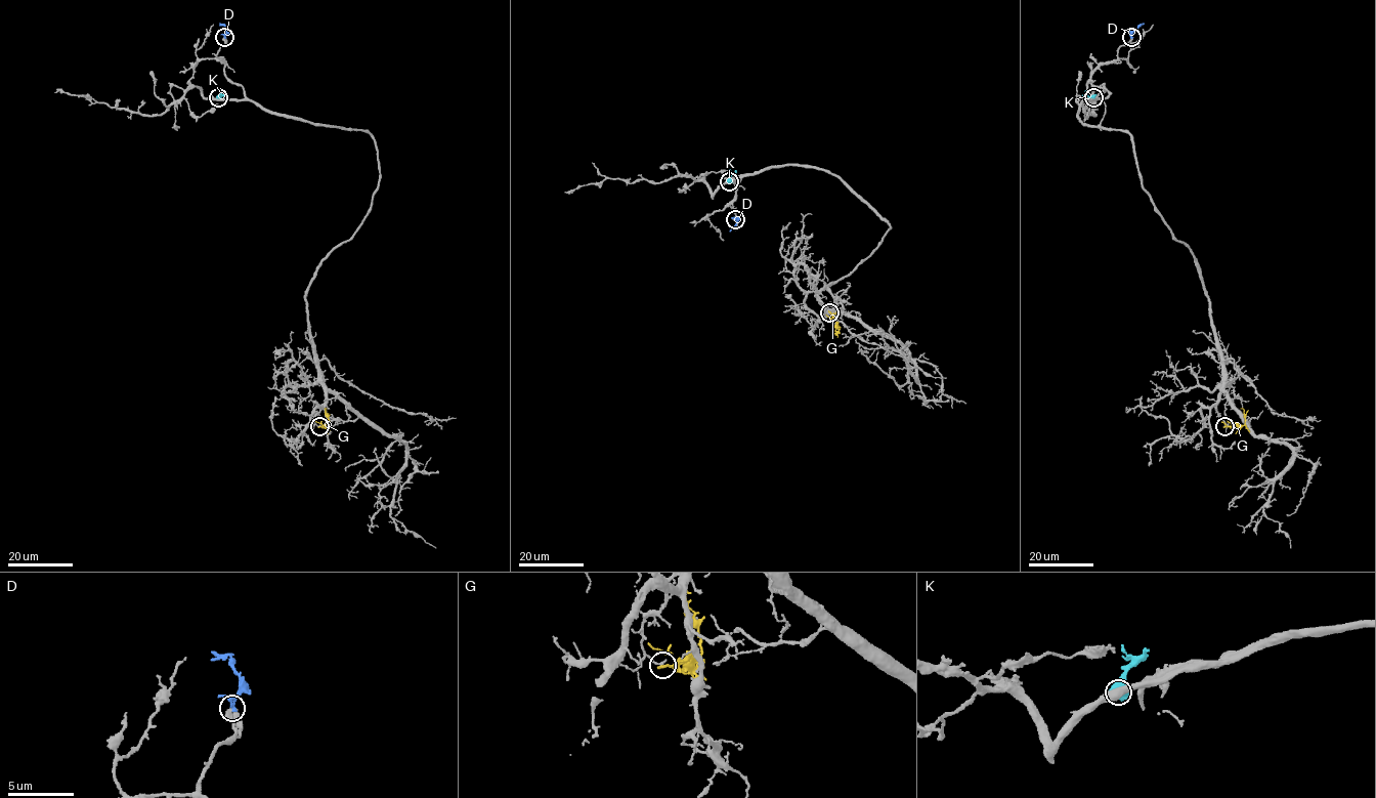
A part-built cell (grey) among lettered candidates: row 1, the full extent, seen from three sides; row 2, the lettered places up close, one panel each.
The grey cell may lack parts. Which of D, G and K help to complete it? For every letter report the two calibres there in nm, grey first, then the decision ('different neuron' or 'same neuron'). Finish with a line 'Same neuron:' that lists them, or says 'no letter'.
D: 440 nm thick on the grey side, 280 nm on the other; same neuron
G: 190 nm thick on the grey side, 150 nm on the other; different neuron
K: 600 nm thick on the grey side, 600 nm on the other; different neuron
Same neuron: D

